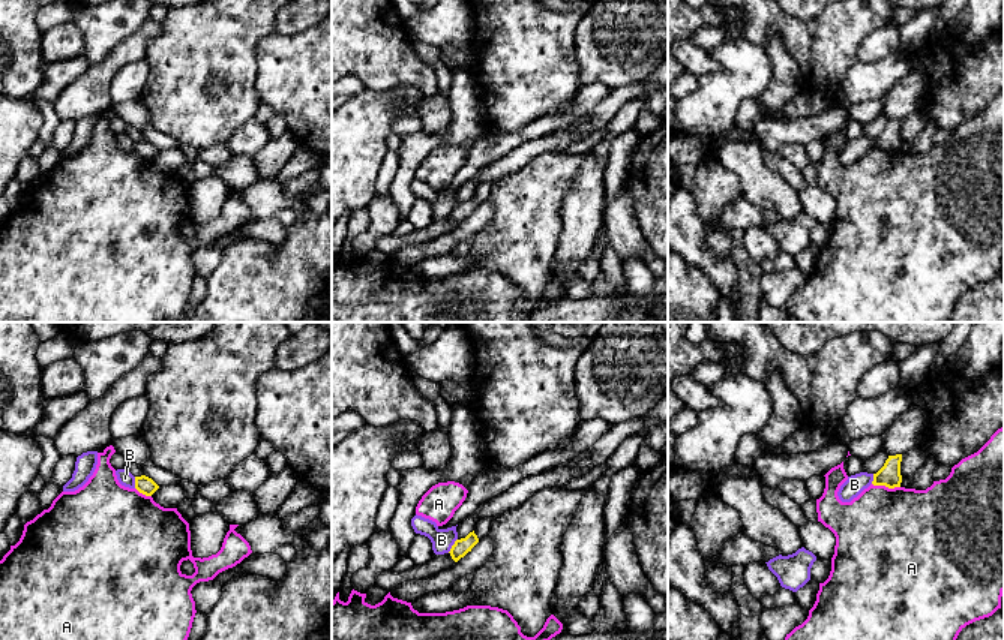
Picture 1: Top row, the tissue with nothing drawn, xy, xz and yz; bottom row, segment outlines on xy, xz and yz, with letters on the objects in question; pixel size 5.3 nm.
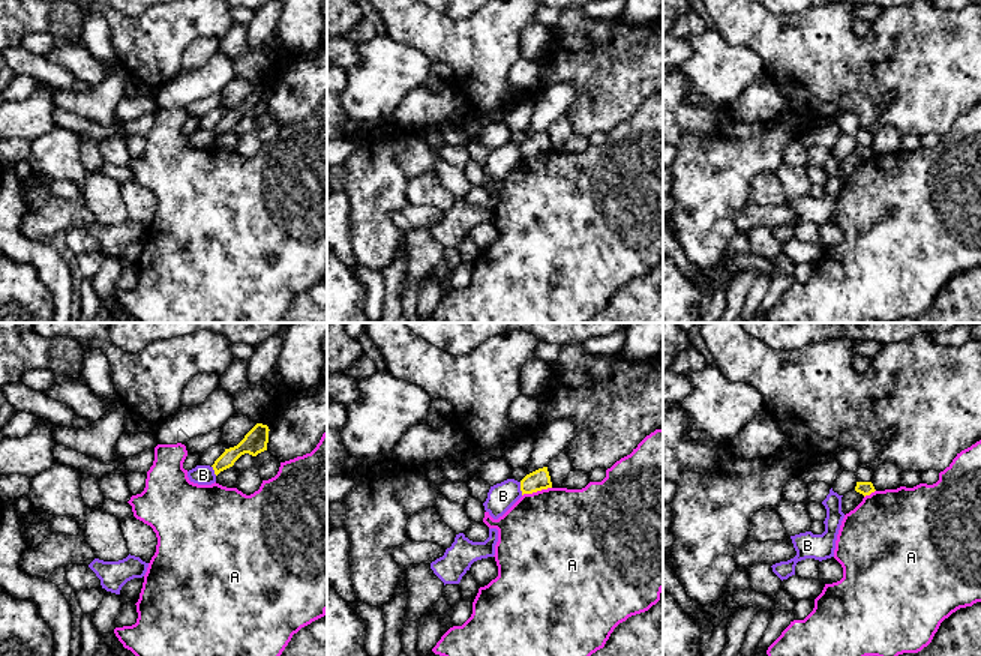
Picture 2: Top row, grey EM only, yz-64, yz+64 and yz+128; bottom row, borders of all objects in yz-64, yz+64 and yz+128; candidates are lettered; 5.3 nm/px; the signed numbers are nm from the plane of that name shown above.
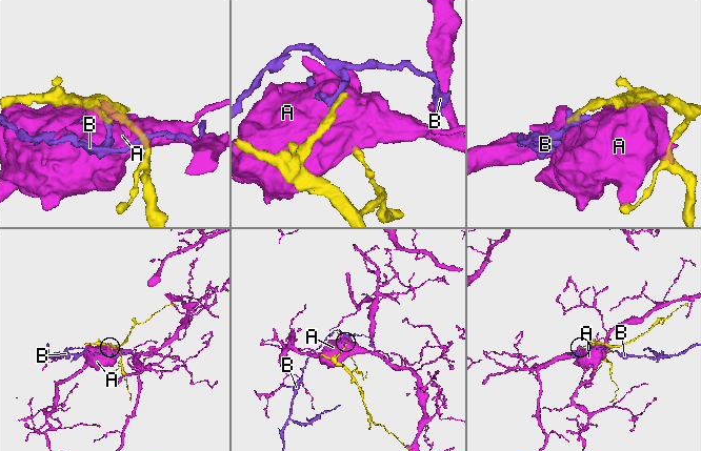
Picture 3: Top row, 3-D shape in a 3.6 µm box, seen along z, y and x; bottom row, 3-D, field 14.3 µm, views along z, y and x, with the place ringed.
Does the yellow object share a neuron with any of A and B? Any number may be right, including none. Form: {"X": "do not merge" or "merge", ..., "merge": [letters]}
{"A": "do not merge", "B": "do not merge", "merge": []}

